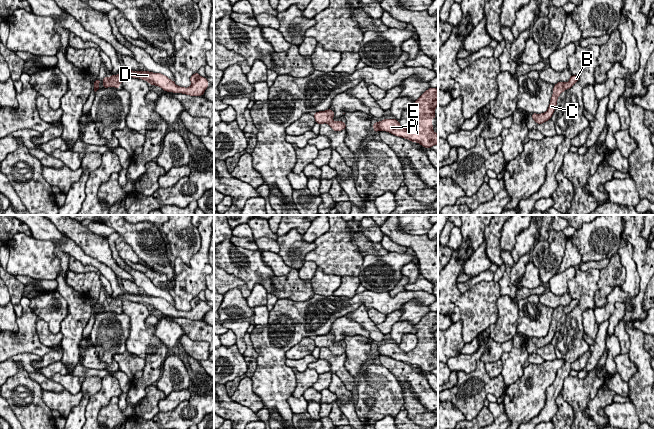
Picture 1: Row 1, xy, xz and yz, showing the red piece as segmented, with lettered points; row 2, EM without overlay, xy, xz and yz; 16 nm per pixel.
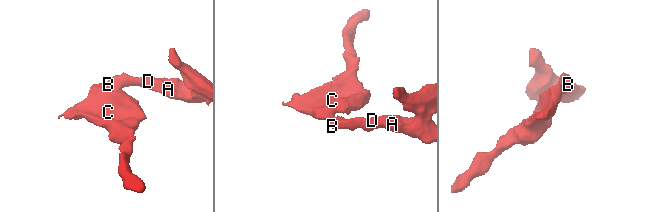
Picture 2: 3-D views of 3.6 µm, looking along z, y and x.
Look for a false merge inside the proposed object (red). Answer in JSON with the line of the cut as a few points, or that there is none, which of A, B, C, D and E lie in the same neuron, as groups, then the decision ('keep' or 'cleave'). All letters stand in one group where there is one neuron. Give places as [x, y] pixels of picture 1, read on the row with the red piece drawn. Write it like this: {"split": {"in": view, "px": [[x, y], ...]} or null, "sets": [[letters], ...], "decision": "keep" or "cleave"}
{"split": null, "sets": [["A", "B", "C", "D", "E"]], "decision": "keep"}

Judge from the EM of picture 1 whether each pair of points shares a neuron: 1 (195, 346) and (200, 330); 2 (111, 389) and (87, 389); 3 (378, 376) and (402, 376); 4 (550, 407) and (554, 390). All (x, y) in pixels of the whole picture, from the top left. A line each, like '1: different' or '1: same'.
1: different
2: different
3: different
4: same

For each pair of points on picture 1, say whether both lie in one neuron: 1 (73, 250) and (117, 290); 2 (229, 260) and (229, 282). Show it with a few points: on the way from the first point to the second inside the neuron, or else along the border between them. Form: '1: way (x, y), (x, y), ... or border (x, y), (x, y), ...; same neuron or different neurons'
1: way (86, 260), (96, 263), (111, 277); same neuron
2: border (224, 270), (241, 279), (248, 288); different neurons

